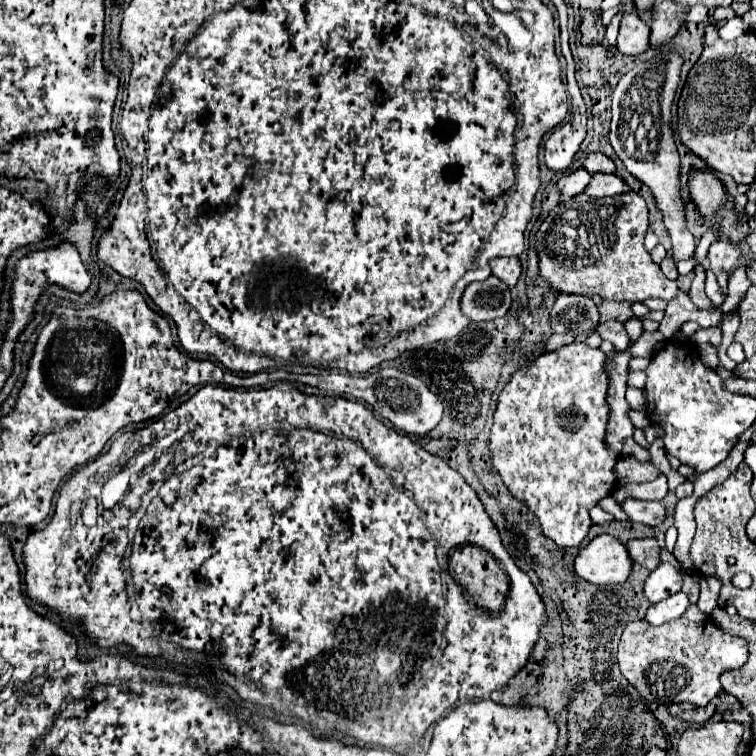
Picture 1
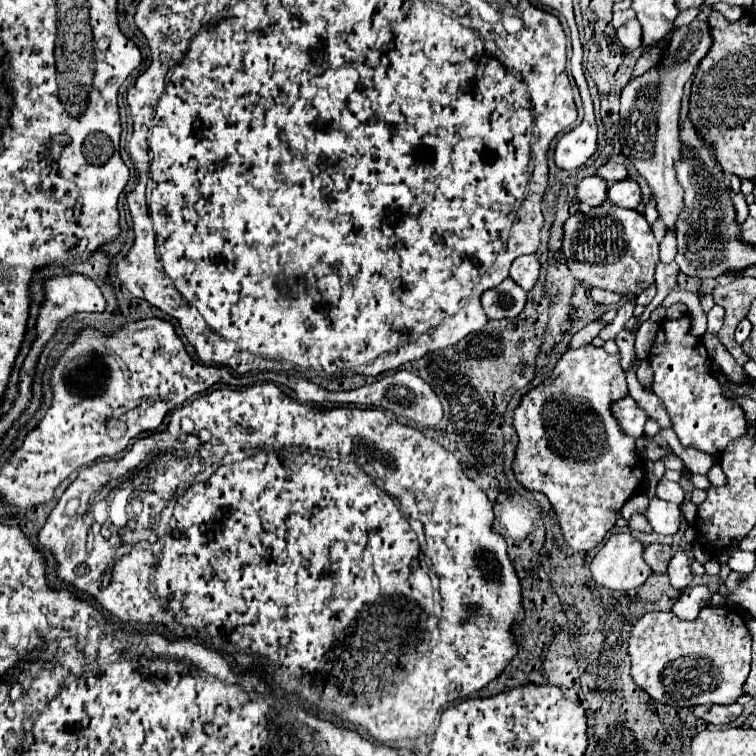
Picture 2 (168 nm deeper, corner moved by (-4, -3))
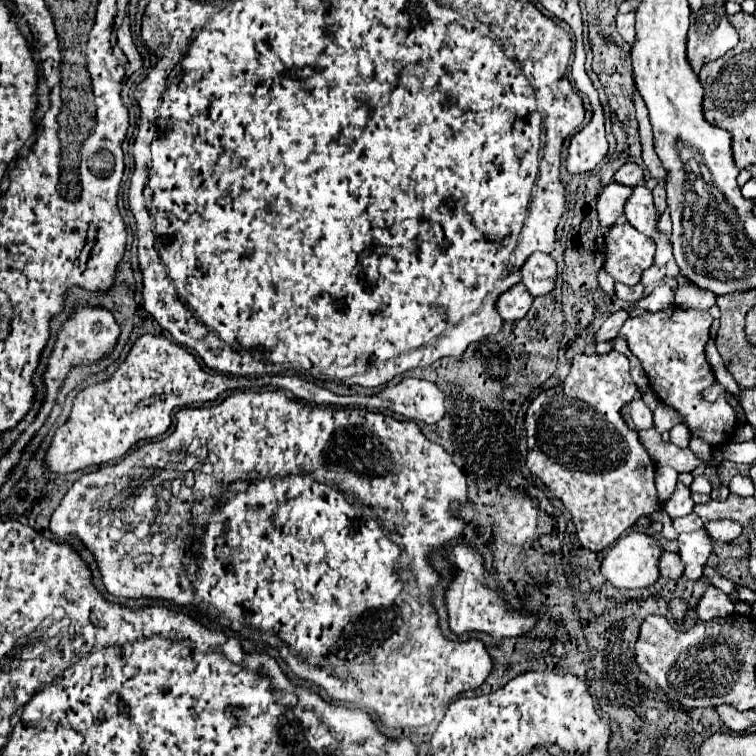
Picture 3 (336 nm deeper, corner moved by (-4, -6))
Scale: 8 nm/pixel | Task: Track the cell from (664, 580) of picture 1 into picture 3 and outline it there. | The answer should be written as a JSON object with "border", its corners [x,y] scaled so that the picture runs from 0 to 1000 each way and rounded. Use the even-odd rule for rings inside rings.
{"border":[[[923,701],[915,706],[899,706],[897,709],[899,722],[899,738],[907,746],[905,762],[913,767],[923,767],[929,762],[929,754],[934,749],[934,741],[942,730],[942,714],[934,701]]]}

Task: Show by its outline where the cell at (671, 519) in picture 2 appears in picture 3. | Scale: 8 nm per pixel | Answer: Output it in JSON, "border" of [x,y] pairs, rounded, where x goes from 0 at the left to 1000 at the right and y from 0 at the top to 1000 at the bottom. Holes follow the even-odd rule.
{"border":[[[910,680],[910,683],[902,683],[902,685],[894,685],[889,688],[892,698],[897,704],[921,704],[929,698],[929,688],[921,685],[921,680]]]}

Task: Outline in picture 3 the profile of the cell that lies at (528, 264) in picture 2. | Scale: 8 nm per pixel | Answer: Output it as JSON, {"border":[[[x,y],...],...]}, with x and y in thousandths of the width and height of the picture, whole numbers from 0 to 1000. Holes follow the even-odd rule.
{"border":[[[706,333],[690,352],[690,373],[704,386],[704,392],[717,392],[733,384],[738,352],[728,336]]]}

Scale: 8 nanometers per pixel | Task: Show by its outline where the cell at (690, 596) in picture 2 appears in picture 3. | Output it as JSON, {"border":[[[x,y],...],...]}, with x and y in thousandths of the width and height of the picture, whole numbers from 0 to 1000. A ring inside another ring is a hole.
{"border":[[[937,775],[934,786],[926,791],[926,796],[921,802],[921,810],[923,810],[926,820],[960,817],[963,812],[974,810],[974,802],[963,786],[958,786],[955,780],[950,780],[944,775]]]}

